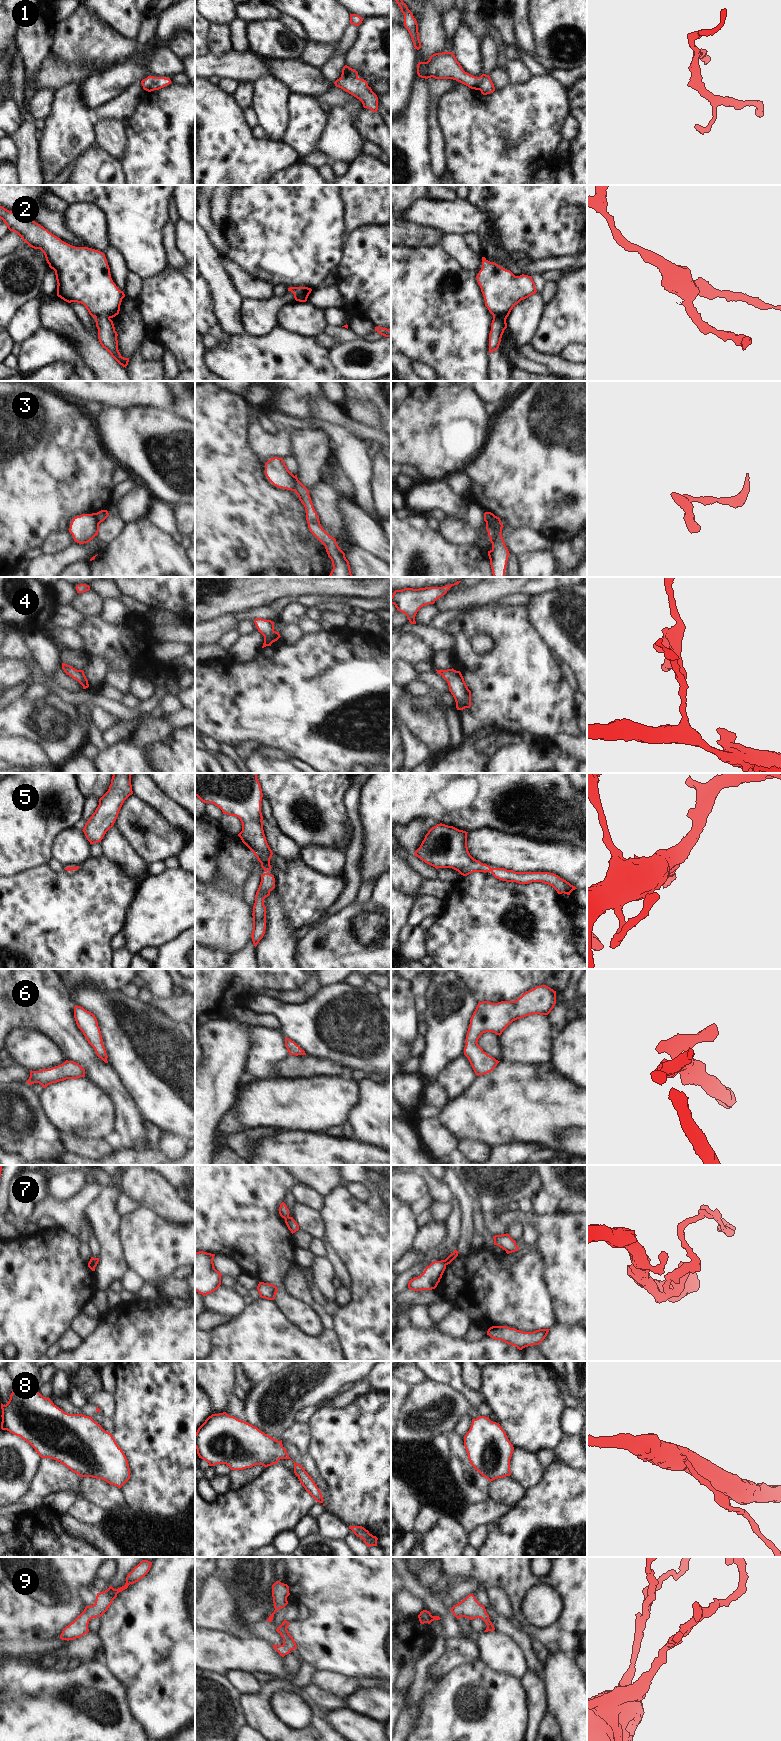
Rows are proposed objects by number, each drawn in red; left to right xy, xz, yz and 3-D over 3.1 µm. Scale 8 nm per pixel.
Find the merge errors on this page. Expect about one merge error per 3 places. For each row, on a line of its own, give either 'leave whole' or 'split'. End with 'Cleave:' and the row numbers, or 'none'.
1: leave whole
2: split
3: split
4: leave whole
5: leave whole
6: leave whole
7: split
8: split
9: leave whole
Cleave: 2, 3, 7, 8

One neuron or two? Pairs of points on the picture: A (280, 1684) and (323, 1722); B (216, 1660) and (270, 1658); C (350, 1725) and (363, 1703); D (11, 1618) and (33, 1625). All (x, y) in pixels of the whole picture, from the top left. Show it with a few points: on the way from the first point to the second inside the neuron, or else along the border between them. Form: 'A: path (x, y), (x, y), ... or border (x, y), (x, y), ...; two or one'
A: path (293, 1688), (301, 1692), (317, 1709); one
B: path (229, 1658), (257, 1658); one
C: border (347, 1707), (380, 1720); two
D: path (16, 1618), (26, 1618), (28, 1620); one

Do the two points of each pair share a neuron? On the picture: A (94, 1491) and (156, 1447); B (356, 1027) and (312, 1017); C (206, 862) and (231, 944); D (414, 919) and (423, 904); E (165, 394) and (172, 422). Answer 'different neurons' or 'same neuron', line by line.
A: different neurons
B: same neuron
C: different neurons
D: same neuron
E: different neurons

